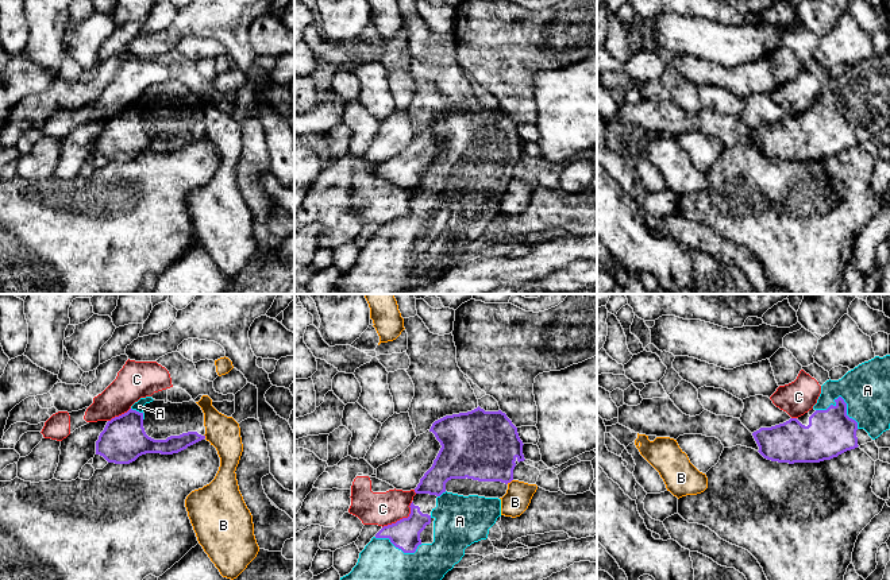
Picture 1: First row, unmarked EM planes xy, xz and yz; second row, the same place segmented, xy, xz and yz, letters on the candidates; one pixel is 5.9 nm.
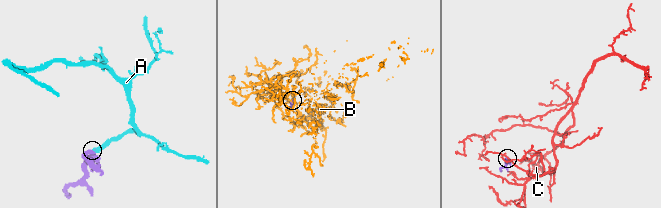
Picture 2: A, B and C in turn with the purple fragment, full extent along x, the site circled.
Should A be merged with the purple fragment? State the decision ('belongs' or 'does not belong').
belongs

